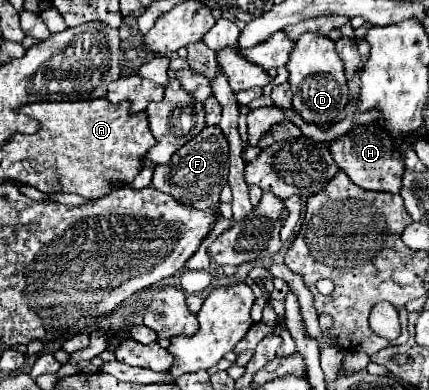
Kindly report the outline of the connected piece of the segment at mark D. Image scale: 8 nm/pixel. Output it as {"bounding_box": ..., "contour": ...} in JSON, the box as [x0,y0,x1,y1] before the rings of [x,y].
{"bounding_box":[287,33,349,125],"contour":[[[305,33],[297,39],[297,45],[287,63],[289,83],[293,91],[293,109],[301,115],[301,119],[309,125],[335,125],[339,123],[349,107],[349,89],[345,79],[343,61],[335,51],[335,41],[325,35]]]}

